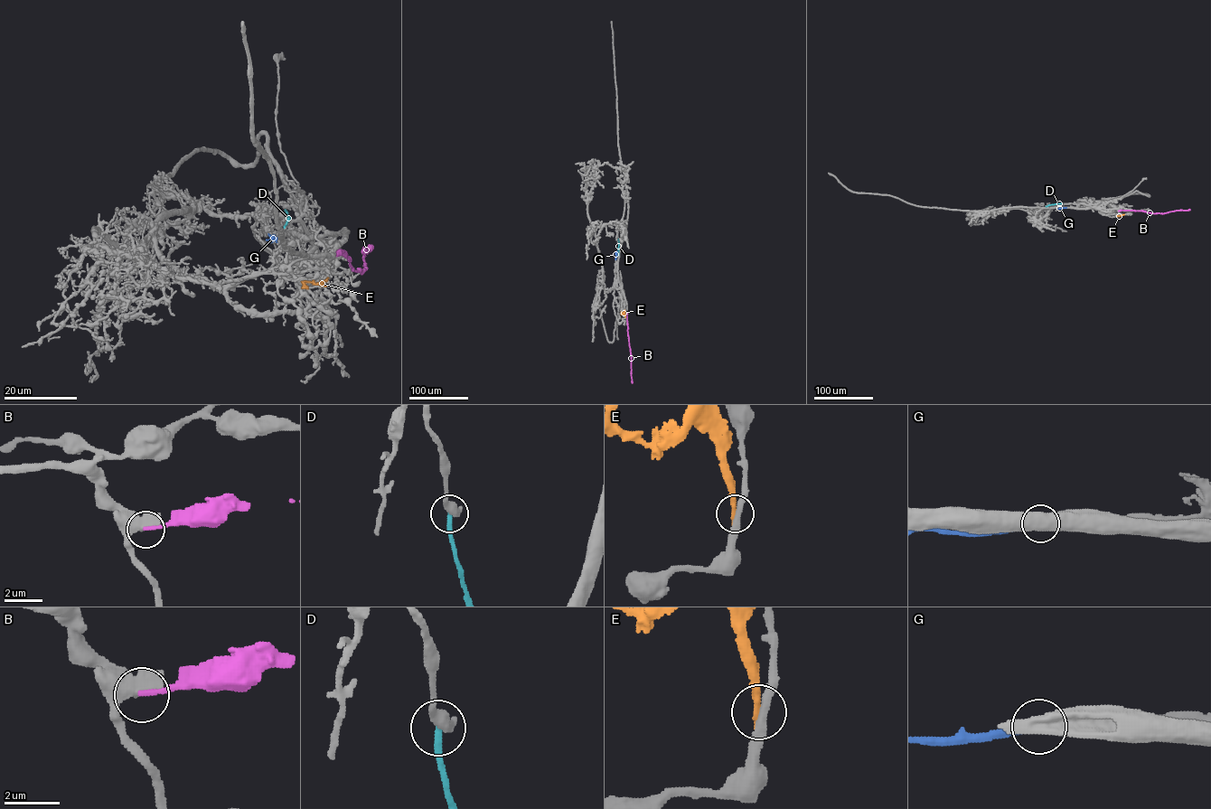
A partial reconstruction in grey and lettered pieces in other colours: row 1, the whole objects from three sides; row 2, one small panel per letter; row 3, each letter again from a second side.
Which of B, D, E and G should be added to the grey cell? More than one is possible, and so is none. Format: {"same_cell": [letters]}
{"same_cell": ["G"]}

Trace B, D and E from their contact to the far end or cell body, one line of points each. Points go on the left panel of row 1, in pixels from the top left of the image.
B: (336, 256), (338, 250), (342, 251), (352, 268), (362, 271), (366, 252), (363, 250), (366, 253), (370, 246)
D: (285, 228), (289, 218), (286, 210)
E: (327, 278), (320, 283), (304, 283), (308, 288)

